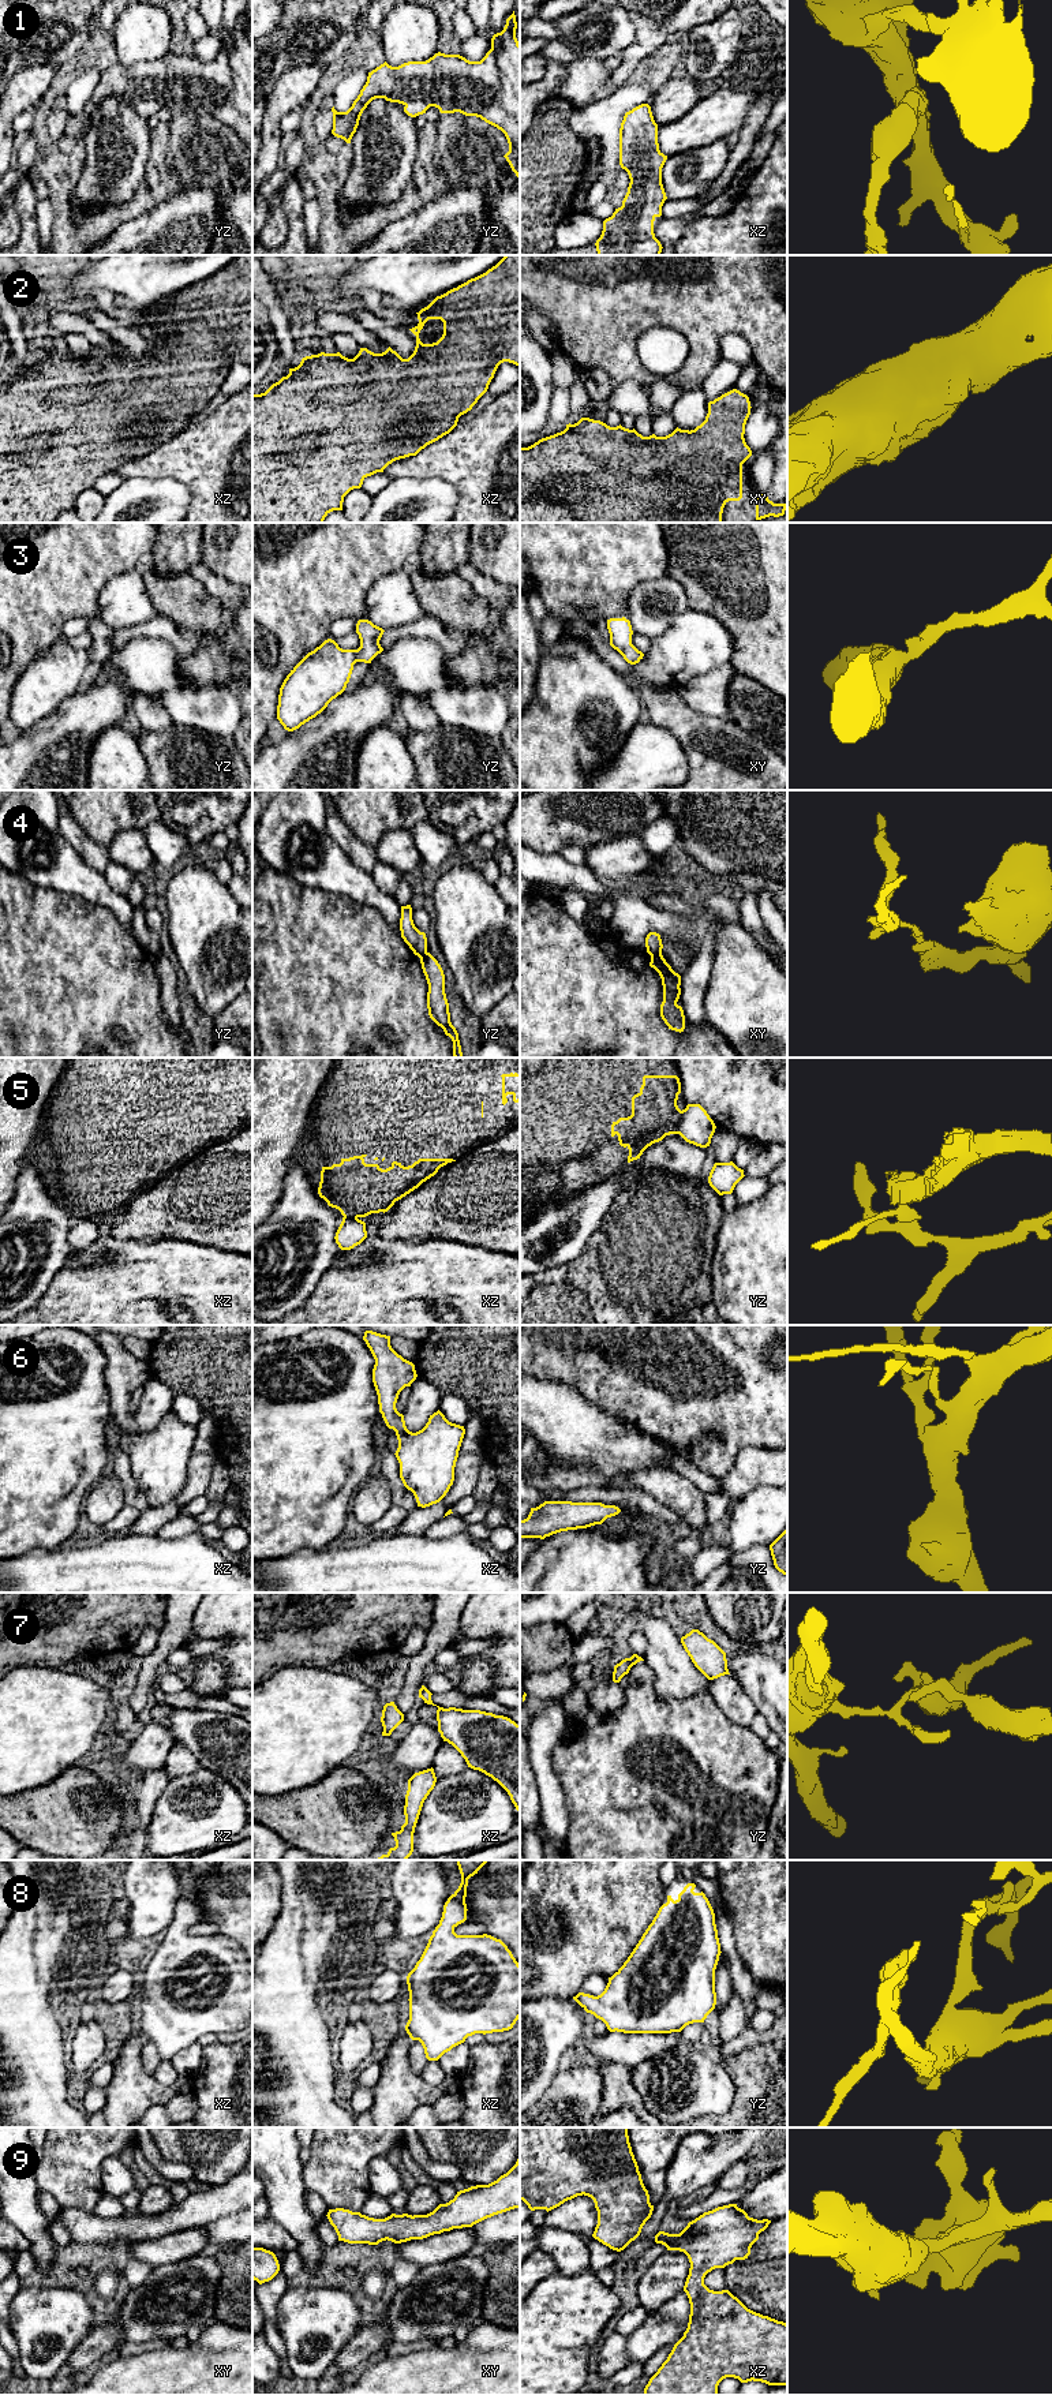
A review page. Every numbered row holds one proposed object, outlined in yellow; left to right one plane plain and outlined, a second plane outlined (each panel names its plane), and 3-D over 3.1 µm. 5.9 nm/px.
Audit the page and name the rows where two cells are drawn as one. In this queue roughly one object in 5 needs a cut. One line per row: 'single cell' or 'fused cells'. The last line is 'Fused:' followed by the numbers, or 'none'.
1: single cell
2: single cell
3: single cell
4: fused cells
5: fused cells
6: single cell
7: fused cells
8: single cell
9: single cell
Fused: 4, 5, 7

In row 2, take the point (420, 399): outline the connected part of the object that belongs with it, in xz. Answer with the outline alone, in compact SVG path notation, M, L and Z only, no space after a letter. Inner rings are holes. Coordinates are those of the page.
M505 255L486 273L437 296L416 314L419 323L409 329L416 336L416 347L408 359L403 359L390 347L382 353L360 348L353 359L348 359L340 352L321 352L303 358L297 367L289 368L289 374L273 383L265 393L252 394L252 523L323 523L330 512L342 510L344 497L351 490L360 489L367 476L383 472L396 460L416 456L427 445L449 434L457 426L458 418L471 411L487 392L501 363L509 362L520 366L520 255ZM428 319L441 319L443 334L437 343L423 344L419 333Z

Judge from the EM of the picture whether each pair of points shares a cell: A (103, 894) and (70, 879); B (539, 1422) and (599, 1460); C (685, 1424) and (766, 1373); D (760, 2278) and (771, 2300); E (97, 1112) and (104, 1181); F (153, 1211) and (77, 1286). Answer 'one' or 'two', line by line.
A: one
B: one
C: one
D: one
E: one
F: two

